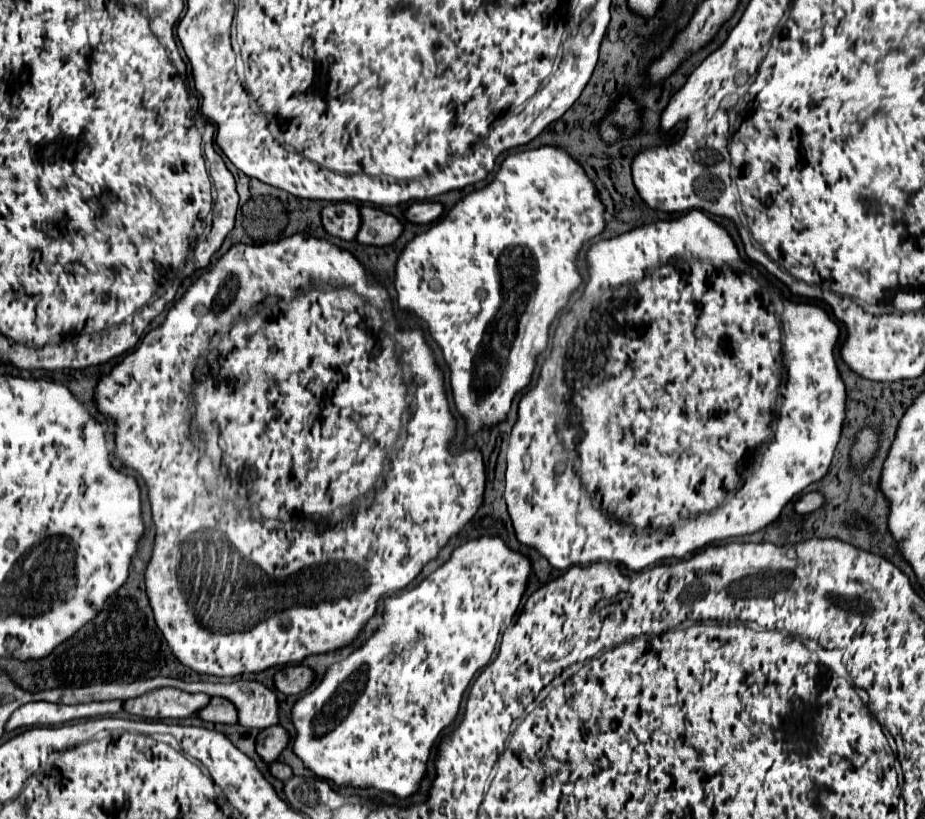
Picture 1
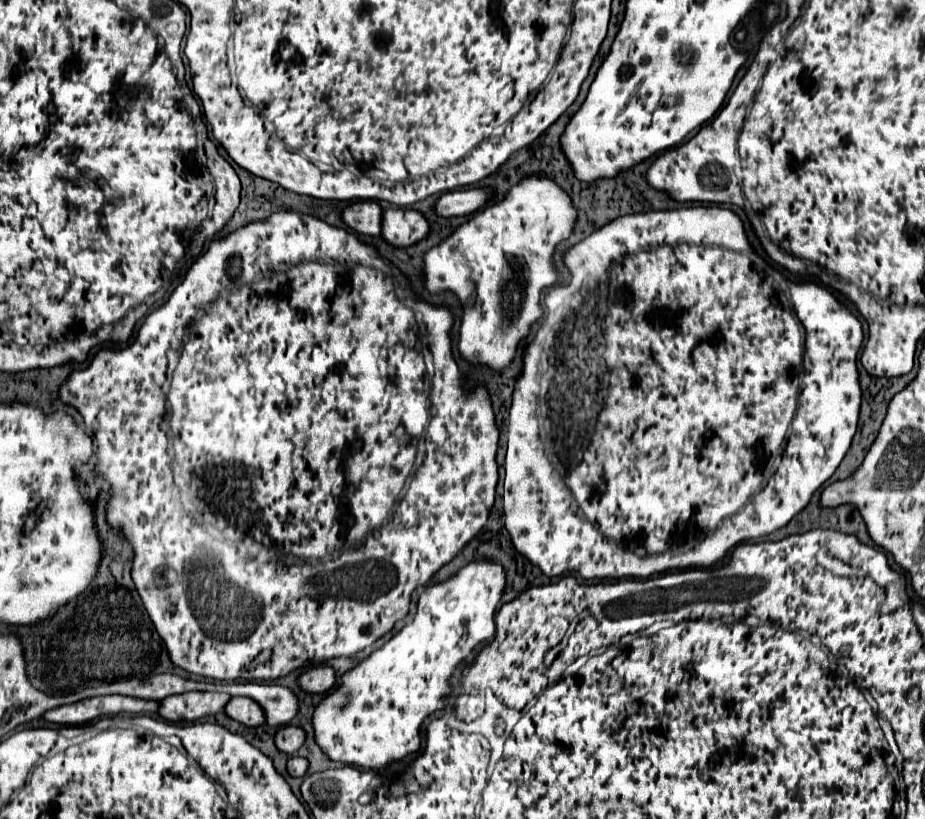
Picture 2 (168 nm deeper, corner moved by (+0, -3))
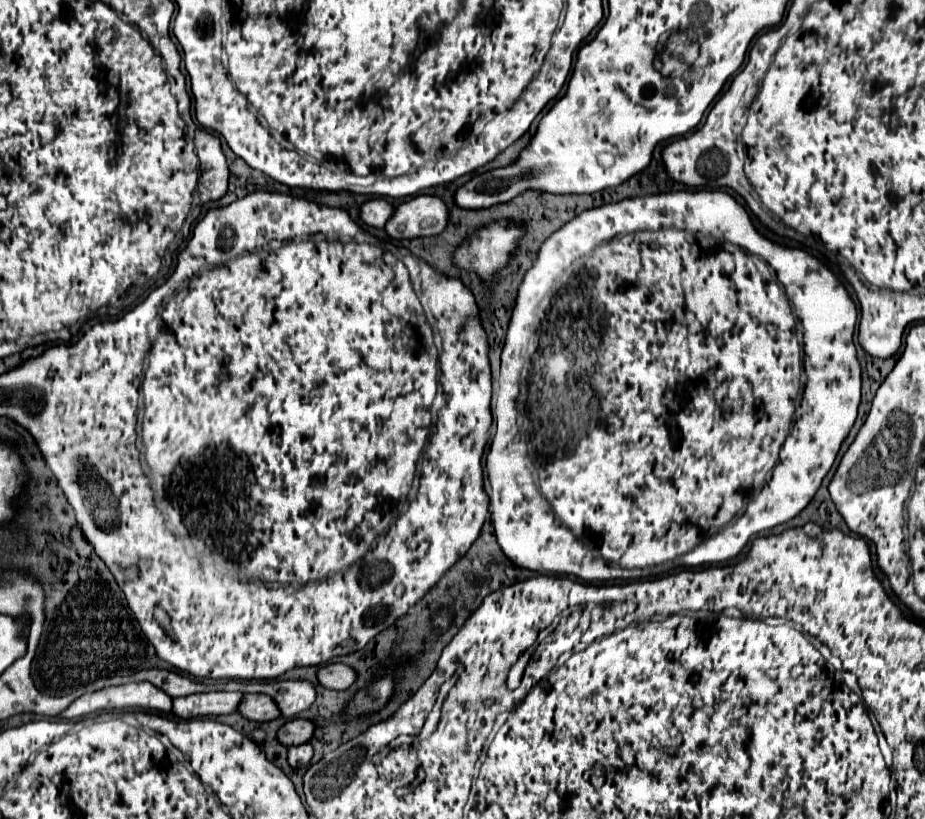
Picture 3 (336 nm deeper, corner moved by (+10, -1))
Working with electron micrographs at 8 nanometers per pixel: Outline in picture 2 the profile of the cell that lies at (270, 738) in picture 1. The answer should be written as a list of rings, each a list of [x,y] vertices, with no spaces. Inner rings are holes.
[[[283,726],[275,734],[275,744],[285,754],[297,752],[303,746],[303,742],[305,742],[305,730],[301,730],[297,726]]]

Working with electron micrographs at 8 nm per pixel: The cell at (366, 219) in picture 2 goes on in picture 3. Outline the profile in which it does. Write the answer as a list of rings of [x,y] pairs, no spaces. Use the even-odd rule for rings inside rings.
[[[383,198],[367,200],[365,204],[361,204],[361,210],[359,210],[359,218],[373,228],[383,228],[391,214],[393,214],[393,206],[387,204]]]

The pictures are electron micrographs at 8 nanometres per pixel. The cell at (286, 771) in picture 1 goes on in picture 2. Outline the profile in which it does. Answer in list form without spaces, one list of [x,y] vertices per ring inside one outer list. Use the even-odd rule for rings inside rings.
[[[293,756],[293,758],[289,758],[289,762],[287,762],[287,770],[289,770],[289,774],[291,774],[291,776],[305,776],[307,768],[309,768],[307,758]]]

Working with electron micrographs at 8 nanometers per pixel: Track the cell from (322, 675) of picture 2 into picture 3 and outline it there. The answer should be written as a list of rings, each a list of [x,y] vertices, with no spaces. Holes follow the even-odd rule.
[[[331,662],[317,670],[317,682],[329,690],[347,690],[353,684],[353,680],[355,680],[353,668],[341,662]]]

